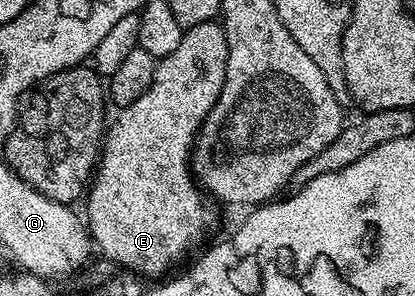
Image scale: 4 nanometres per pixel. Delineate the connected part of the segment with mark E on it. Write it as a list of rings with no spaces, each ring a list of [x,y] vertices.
[[[216,20],[202,22],[185,31],[182,42],[178,42],[173,53],[157,59],[154,82],[150,82],[146,94],[142,94],[138,102],[115,113],[116,121],[113,124],[111,121],[103,137],[102,155],[86,192],[86,227],[91,243],[100,247],[99,255],[103,259],[113,260],[141,278],[163,277],[173,271],[171,268],[203,238],[204,232],[215,226],[217,205],[194,181],[190,161],[196,135],[222,94],[227,61],[228,47],[223,27]]]

